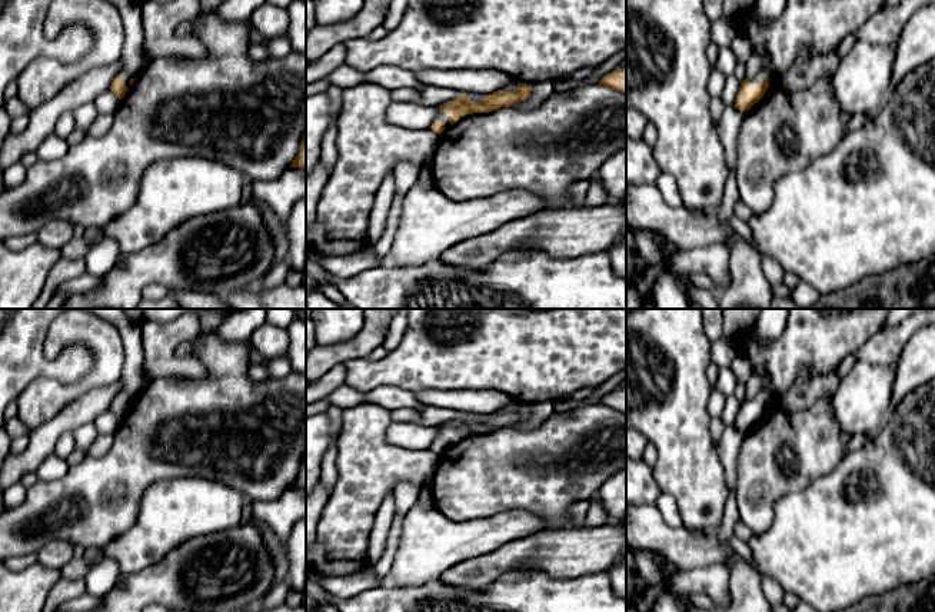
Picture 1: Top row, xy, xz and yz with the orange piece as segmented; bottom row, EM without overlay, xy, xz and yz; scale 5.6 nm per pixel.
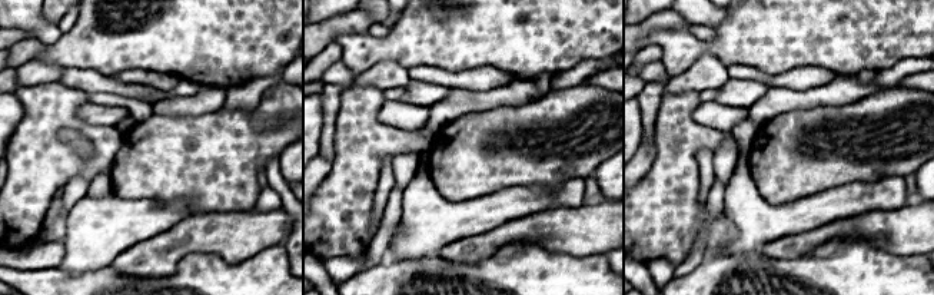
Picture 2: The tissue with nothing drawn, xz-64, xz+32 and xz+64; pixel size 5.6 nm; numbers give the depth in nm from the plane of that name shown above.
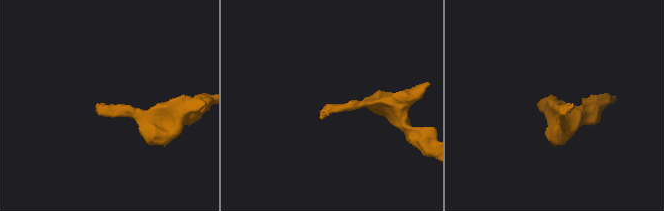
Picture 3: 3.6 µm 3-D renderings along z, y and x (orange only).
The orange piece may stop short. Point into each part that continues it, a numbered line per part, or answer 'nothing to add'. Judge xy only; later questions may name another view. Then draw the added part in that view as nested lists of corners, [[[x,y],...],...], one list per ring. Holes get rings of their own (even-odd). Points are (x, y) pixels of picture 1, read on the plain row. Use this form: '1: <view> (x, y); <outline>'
nothing to add

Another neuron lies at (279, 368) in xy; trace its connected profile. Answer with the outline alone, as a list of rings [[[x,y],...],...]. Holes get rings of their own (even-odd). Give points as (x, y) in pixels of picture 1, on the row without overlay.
[[[286,356],[274,357],[266,363],[269,377],[283,379],[293,372],[292,365]]]

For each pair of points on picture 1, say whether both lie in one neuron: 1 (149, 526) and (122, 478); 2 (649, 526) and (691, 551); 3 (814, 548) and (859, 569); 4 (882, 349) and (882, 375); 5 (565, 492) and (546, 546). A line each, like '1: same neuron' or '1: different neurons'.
1: different neurons
2: same neuron
3: same neuron
4: different neurons
5: different neurons

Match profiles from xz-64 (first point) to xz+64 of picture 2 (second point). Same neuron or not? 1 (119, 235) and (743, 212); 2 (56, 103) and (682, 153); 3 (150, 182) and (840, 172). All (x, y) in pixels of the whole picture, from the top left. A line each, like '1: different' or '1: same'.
1: same
2: same
3: same

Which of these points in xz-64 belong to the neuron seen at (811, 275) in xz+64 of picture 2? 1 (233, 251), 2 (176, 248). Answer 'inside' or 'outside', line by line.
1: outside
2: outside

